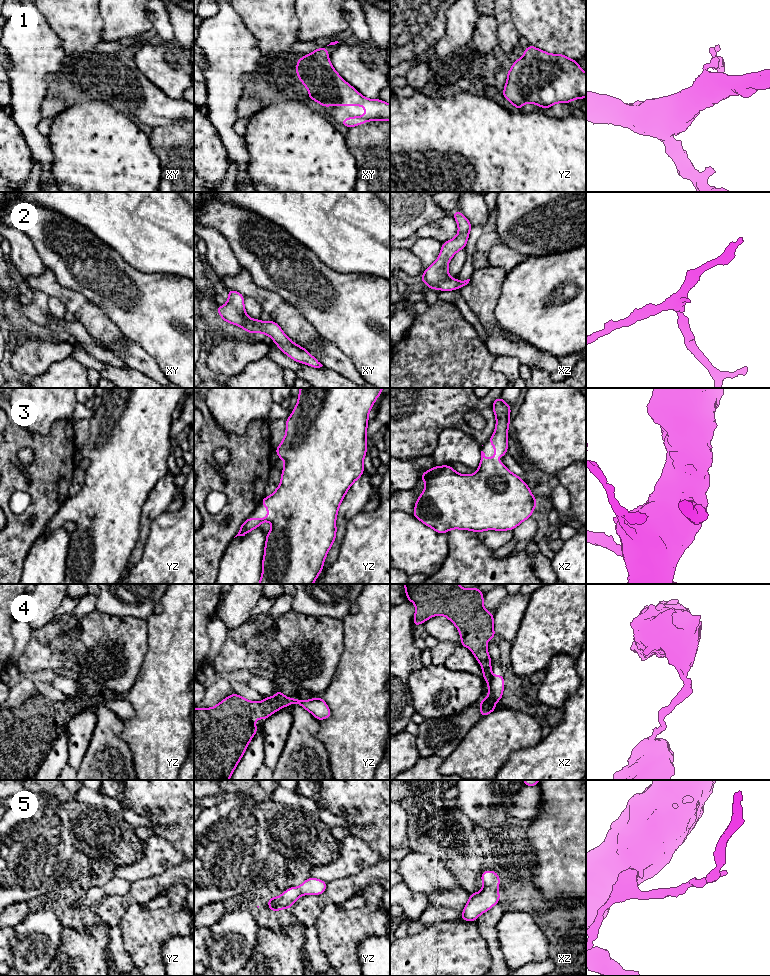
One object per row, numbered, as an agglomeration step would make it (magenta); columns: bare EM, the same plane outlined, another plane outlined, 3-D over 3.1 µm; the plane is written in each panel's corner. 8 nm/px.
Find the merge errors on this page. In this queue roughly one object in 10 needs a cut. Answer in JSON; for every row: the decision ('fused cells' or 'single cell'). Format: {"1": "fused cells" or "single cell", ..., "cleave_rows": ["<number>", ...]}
{"1": "single cell", "2": "single cell", "3": "single cell", "4": "fused cells", "5": "single cell", "cleave_rows": ["4"]}

